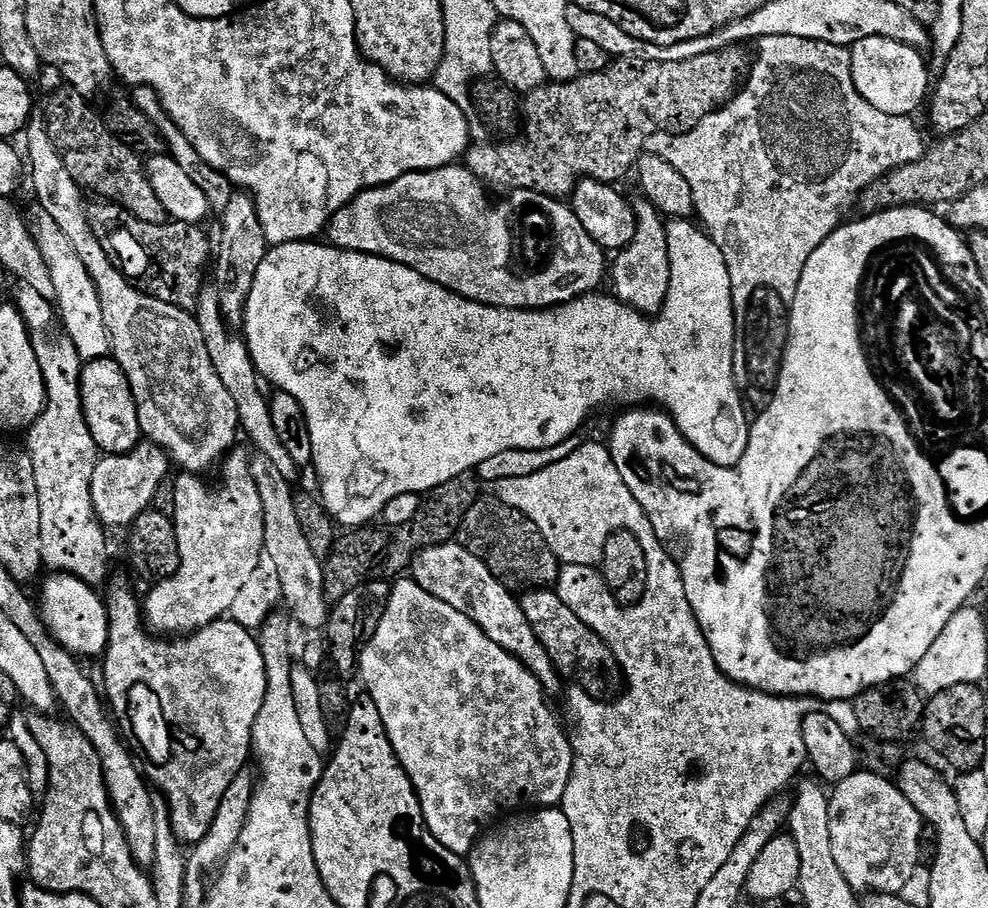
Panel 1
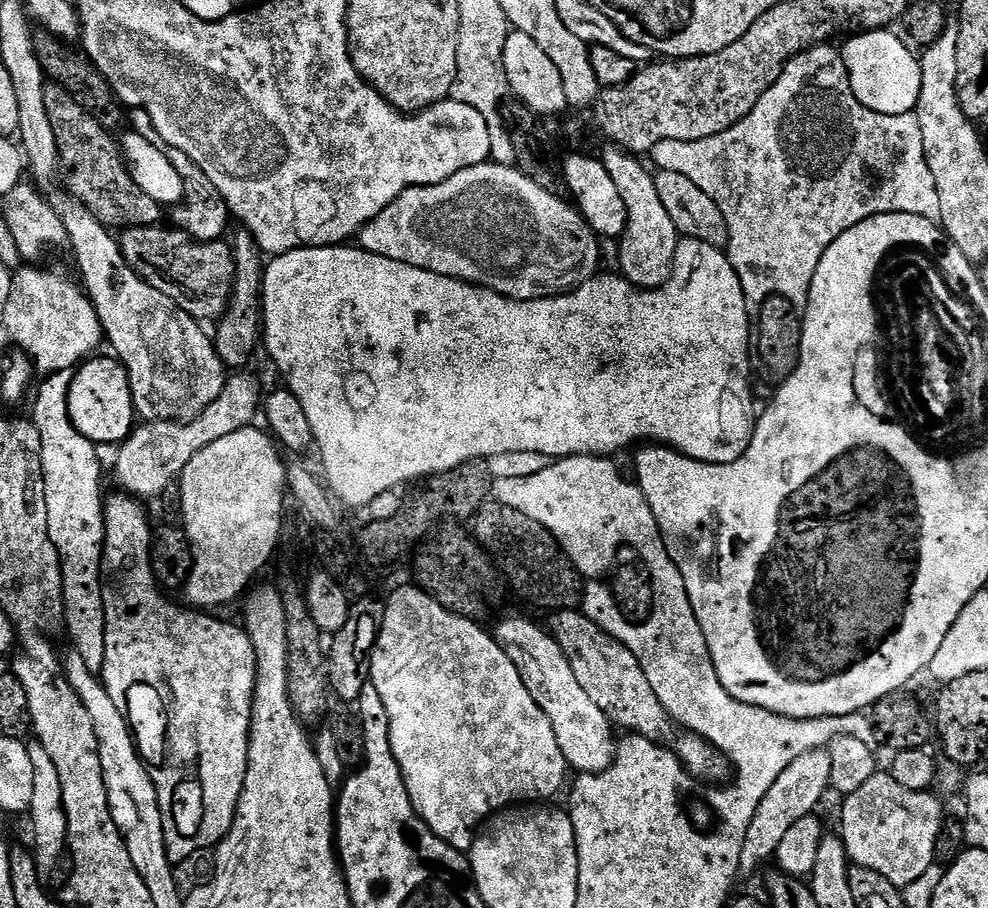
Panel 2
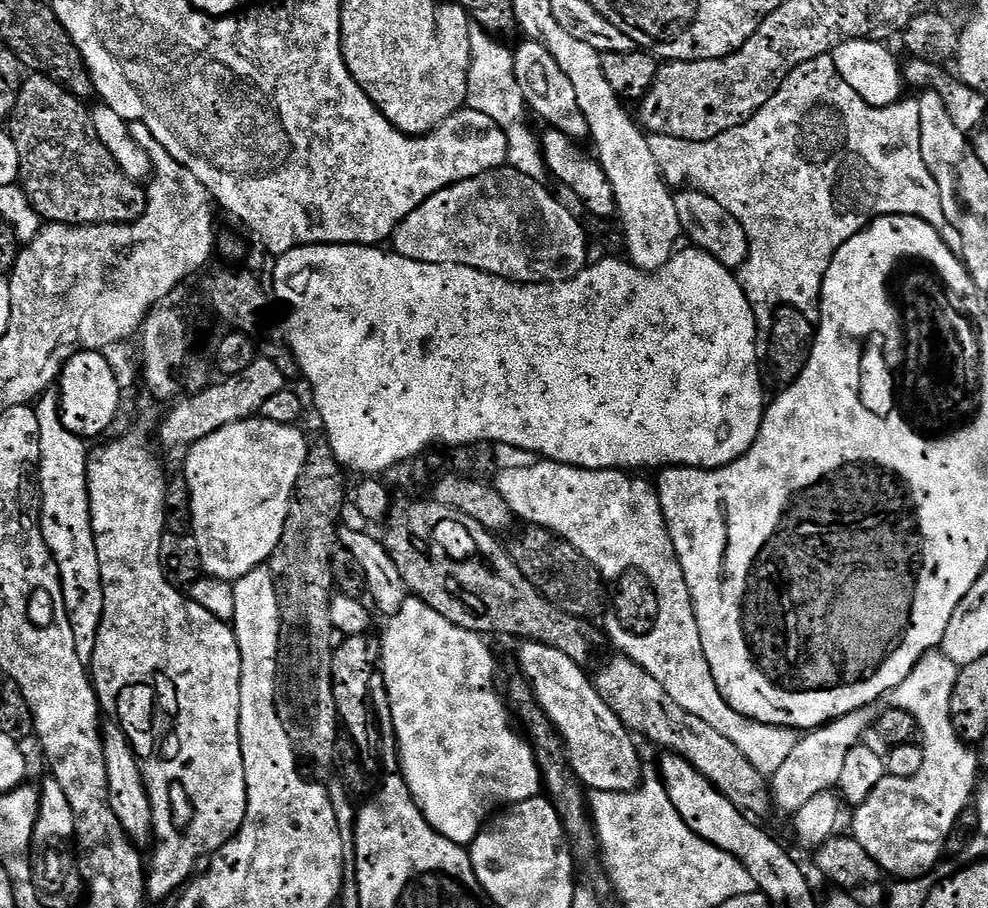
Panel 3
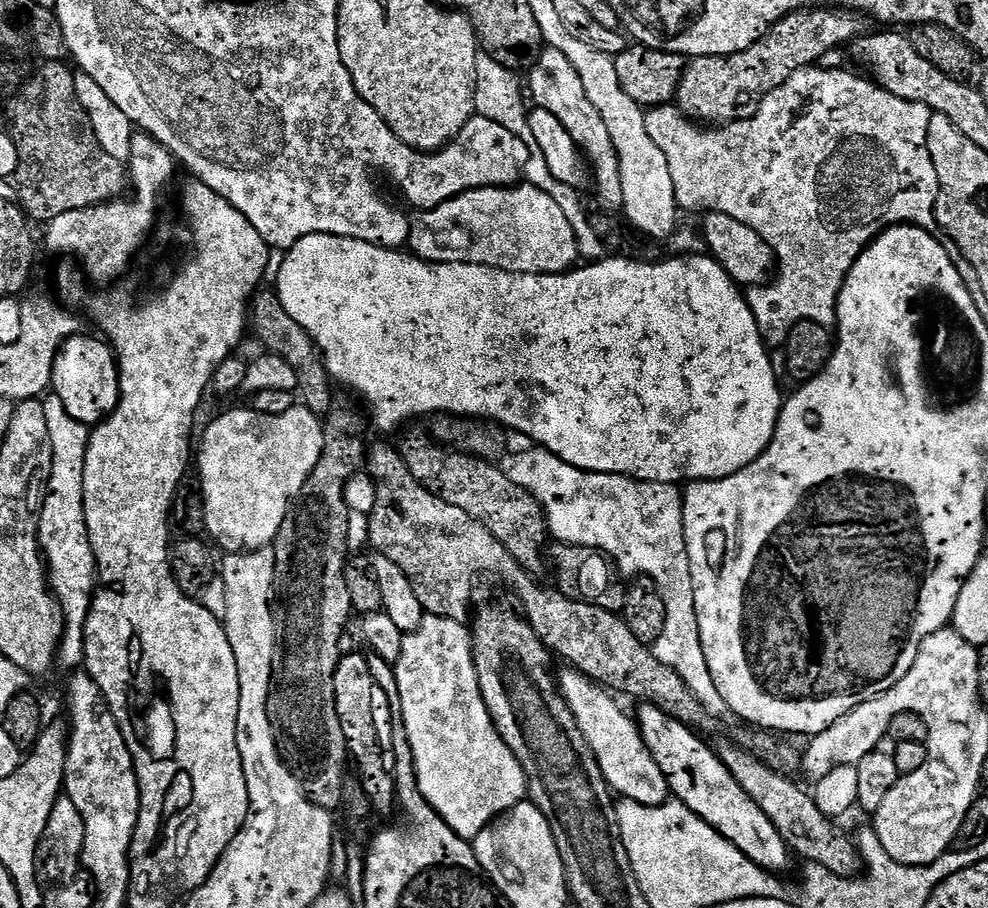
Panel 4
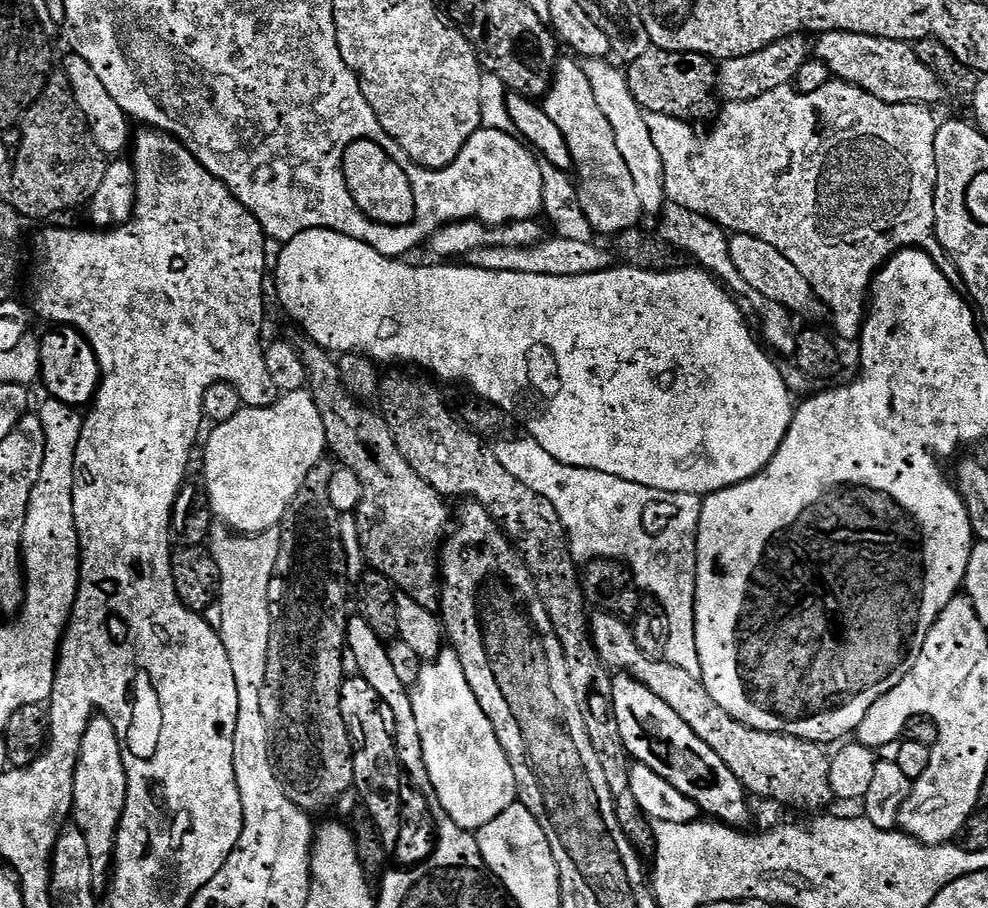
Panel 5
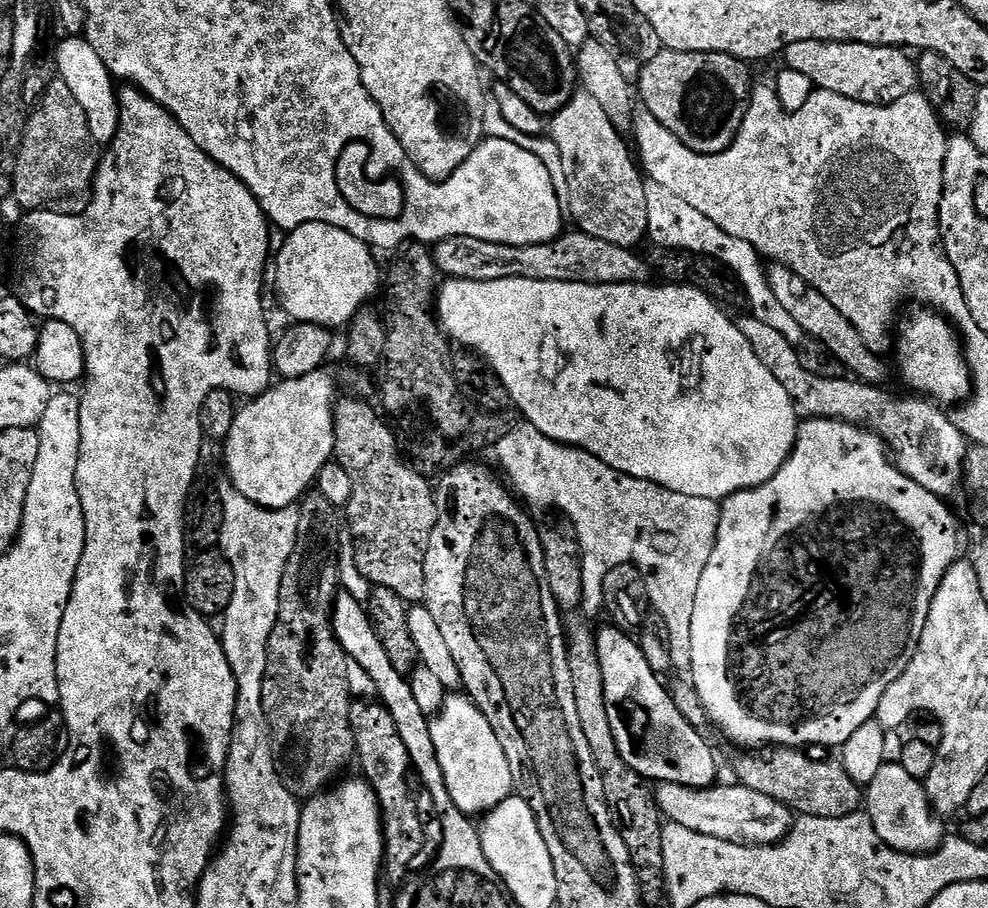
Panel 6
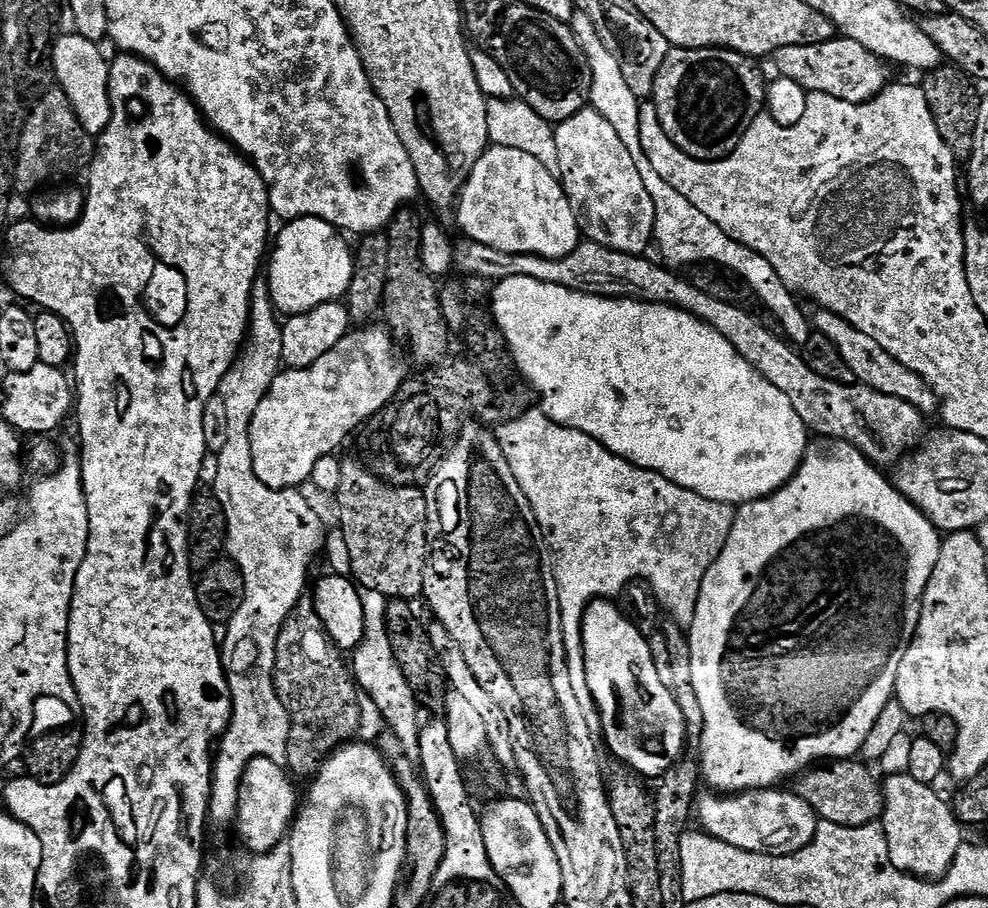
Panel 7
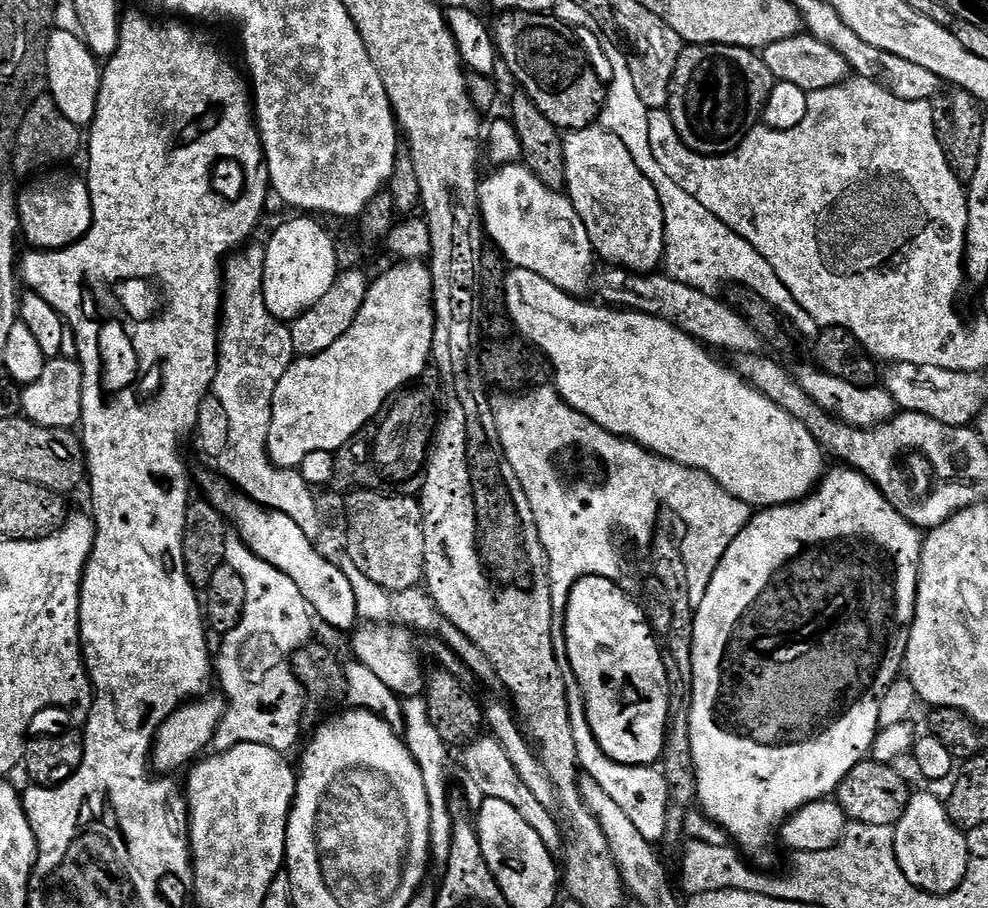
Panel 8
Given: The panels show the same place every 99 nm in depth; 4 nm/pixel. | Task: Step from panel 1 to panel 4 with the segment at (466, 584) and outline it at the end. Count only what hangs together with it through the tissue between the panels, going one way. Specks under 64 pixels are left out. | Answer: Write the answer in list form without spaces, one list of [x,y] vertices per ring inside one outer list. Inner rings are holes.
[[[573,668],[559,673],[558,687],[564,696],[568,709],[574,714],[588,748],[596,756],[600,772],[609,789],[625,800],[638,802],[651,808],[663,807],[670,798],[670,790],[661,768],[654,762],[644,739],[641,738],[639,725],[618,706],[616,699],[607,689],[588,679]]]

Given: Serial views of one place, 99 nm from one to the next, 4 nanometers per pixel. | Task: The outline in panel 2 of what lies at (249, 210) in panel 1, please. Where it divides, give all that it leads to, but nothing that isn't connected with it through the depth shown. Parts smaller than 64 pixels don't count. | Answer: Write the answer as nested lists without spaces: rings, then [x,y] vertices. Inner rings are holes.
[[[243,226],[237,229],[237,232],[234,234],[232,232],[230,236],[236,263],[234,286],[230,293],[228,311],[220,317],[215,325],[216,332],[214,331],[216,353],[228,370],[247,369],[249,367],[247,364],[256,356],[256,347],[259,349],[262,344],[262,293],[266,260],[251,232]]]

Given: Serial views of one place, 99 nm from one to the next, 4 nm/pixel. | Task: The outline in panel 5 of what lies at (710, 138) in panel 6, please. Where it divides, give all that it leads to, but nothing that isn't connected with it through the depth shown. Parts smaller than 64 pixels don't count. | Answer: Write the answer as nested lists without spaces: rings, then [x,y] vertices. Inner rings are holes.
[[[651,48],[642,54],[642,58],[634,58],[634,62],[627,65],[626,75],[630,94],[634,94],[638,106],[645,112],[666,114],[670,118],[689,122],[711,121],[717,115],[718,68],[707,56],[697,52]]]

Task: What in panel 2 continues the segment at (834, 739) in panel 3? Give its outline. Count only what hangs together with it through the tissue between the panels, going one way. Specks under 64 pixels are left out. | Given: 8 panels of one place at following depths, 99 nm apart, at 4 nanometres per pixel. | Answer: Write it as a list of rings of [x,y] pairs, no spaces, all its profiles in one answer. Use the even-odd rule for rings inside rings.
[[[817,750],[802,754],[802,758],[794,758],[782,774],[778,774],[778,782],[770,786],[770,790],[758,802],[758,810],[754,814],[754,822],[750,822],[750,830],[746,830],[746,838],[742,846],[740,859],[740,872],[752,872],[759,864],[764,864],[773,859],[782,846],[782,837],[802,818],[813,815],[820,804],[820,799],[830,788],[830,758],[827,751]]]

